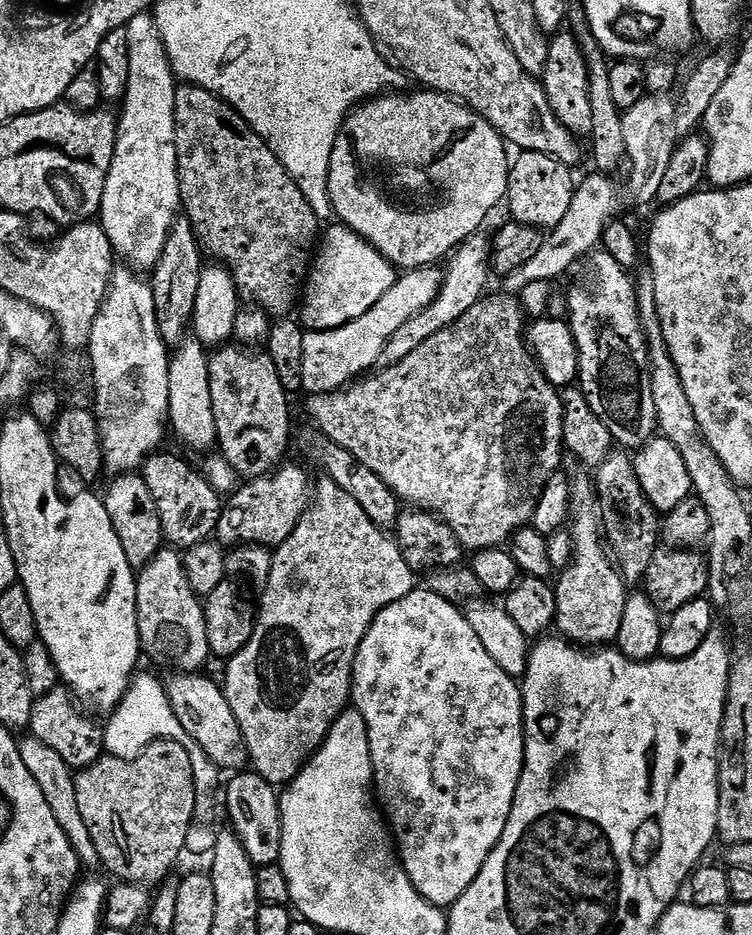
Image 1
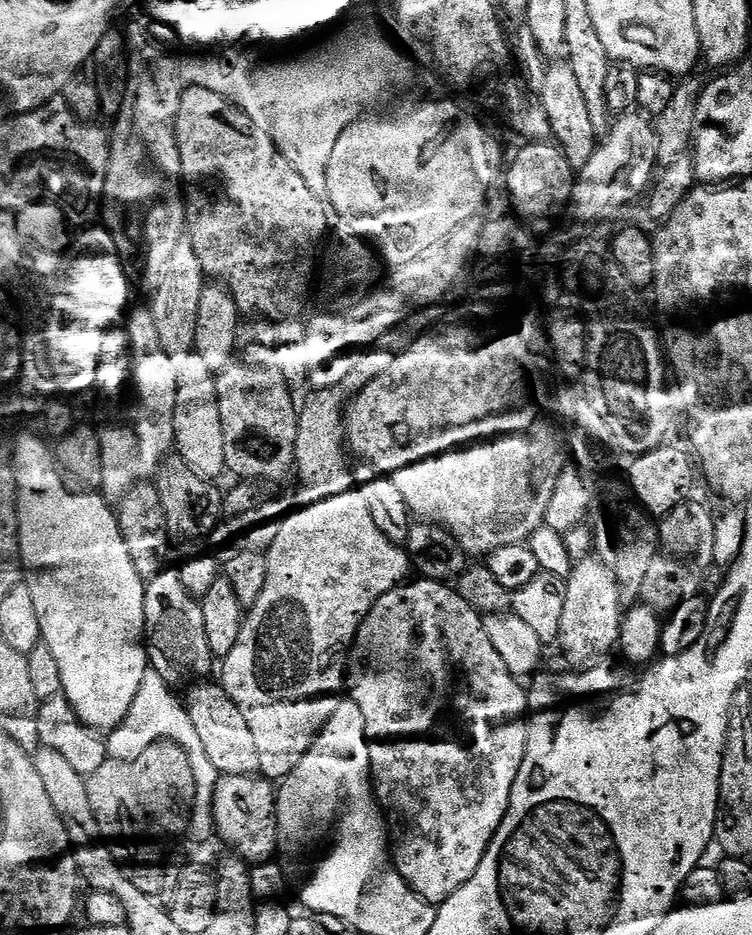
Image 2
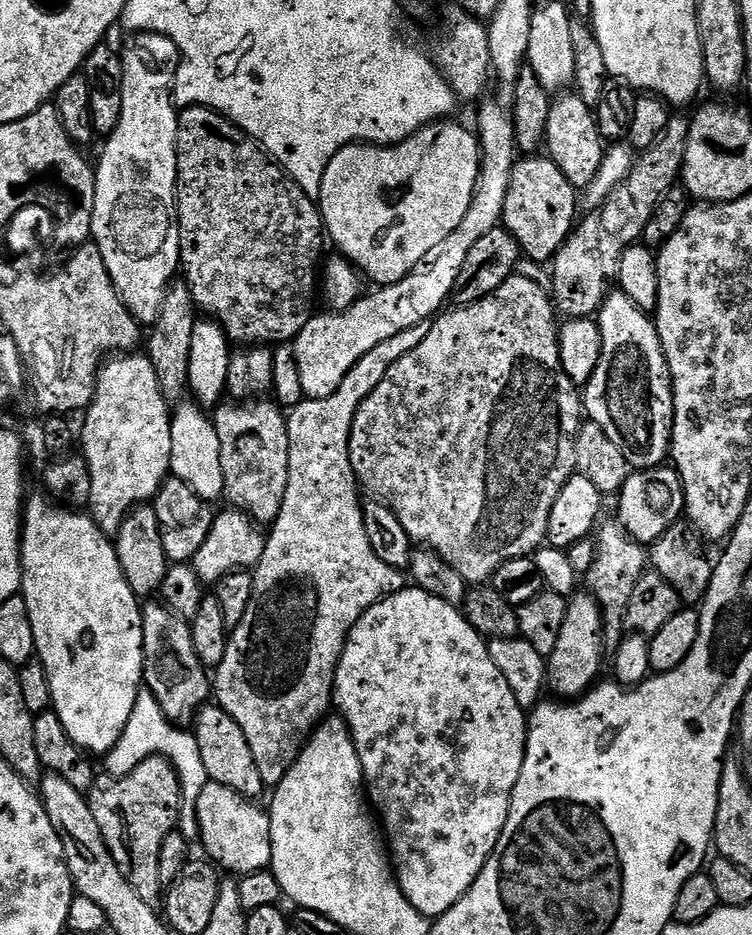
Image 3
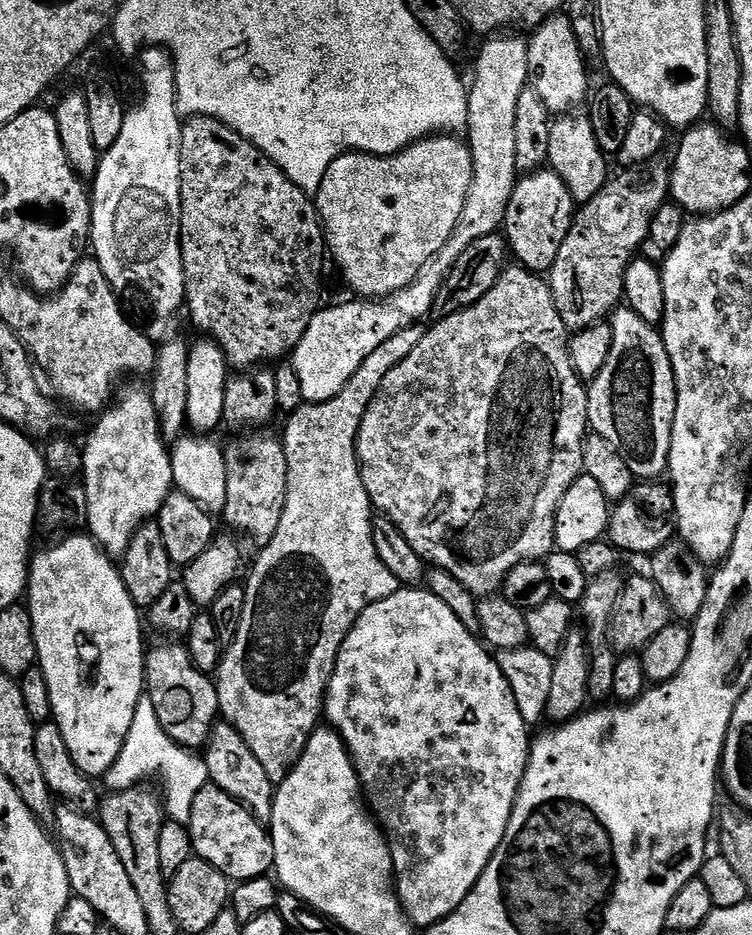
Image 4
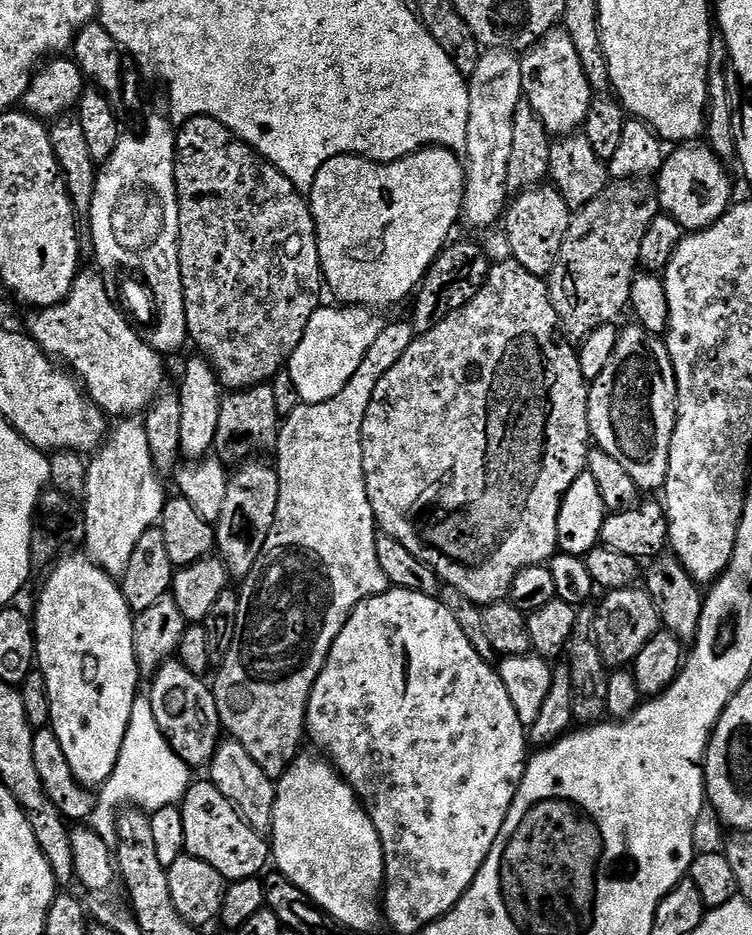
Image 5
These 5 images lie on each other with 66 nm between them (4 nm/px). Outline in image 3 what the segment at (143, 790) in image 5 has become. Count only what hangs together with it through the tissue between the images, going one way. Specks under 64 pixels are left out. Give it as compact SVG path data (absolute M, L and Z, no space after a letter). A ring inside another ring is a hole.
M141 690L134 702L134 714L130 714L130 722L126 722L126 730L122 734L122 738L118 738L118 742L108 752L106 757L107 775L117 777L130 774L130 770L134 770L144 760L149 760L151 756L166 757L180 773L178 828L189 837L199 837L200 827L196 821L198 794L202 794L202 786L206 786L209 779L206 774L206 766L202 766L202 754L198 750L198 742L191 731L185 730L165 718L154 693Z

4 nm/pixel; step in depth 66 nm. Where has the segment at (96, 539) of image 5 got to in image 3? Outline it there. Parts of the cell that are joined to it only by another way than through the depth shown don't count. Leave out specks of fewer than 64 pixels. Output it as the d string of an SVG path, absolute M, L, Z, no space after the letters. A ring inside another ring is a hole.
M117 355L99 369L92 402L82 416L84 433L81 431L78 436L79 443L81 445L84 443L82 455L90 470L90 498L86 508L96 525L109 534L115 534L120 529L122 522L133 508L139 508L155 501L160 487L163 486L165 480L169 479L172 470L170 401L162 394L158 374L154 374L152 361L148 359L147 355L136 355Z

